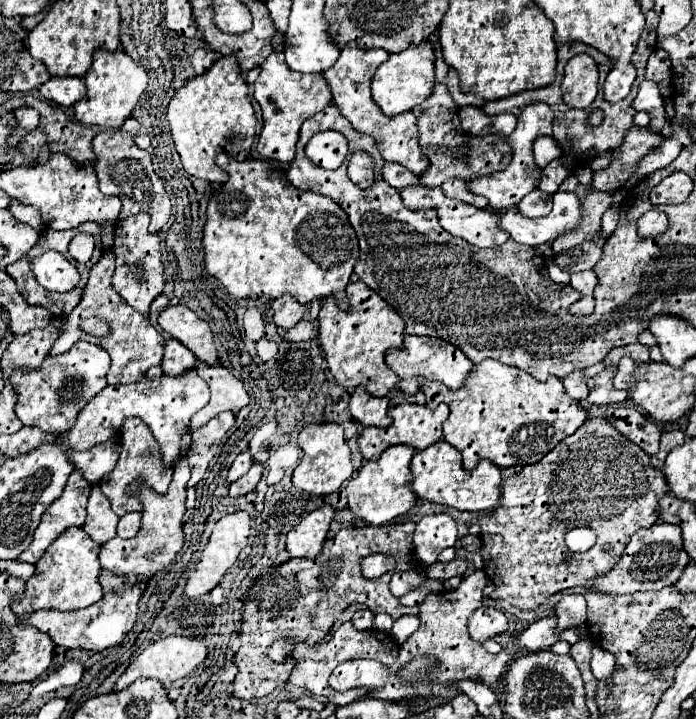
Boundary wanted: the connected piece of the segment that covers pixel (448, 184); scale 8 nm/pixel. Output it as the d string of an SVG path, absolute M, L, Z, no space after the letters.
M447 179L447 181L441 185L441 189L443 189L443 193L445 193L447 197L451 197L451 199L465 201L465 203L475 205L475 207L479 207L479 209L485 209L485 207L487 207L487 199L471 193L469 187L467 187L467 181L463 181L463 179Z

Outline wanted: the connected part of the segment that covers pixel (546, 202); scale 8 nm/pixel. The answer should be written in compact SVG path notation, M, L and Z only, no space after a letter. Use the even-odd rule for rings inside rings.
M535 189L517 205L517 209L523 217L537 219L537 217L545 217L551 211L551 205L553 205L551 195L543 193L541 189Z

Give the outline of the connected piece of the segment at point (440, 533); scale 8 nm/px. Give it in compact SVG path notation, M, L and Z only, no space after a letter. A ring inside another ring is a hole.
M447 513L427 515L417 523L413 543L417 559L425 565L433 565L443 549L457 543L457 525Z

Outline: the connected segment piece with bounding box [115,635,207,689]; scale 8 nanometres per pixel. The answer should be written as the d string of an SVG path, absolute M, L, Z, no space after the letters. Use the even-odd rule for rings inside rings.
M169 635L165 639L159 639L155 643L151 643L131 665L129 669L117 679L115 689L125 689L129 687L135 679L139 677L151 677L151 679L159 679L165 687L169 687L173 681L189 675L197 665L201 665L207 657L207 647L203 641L199 639L191 639L191 637L181 637L181 635Z

